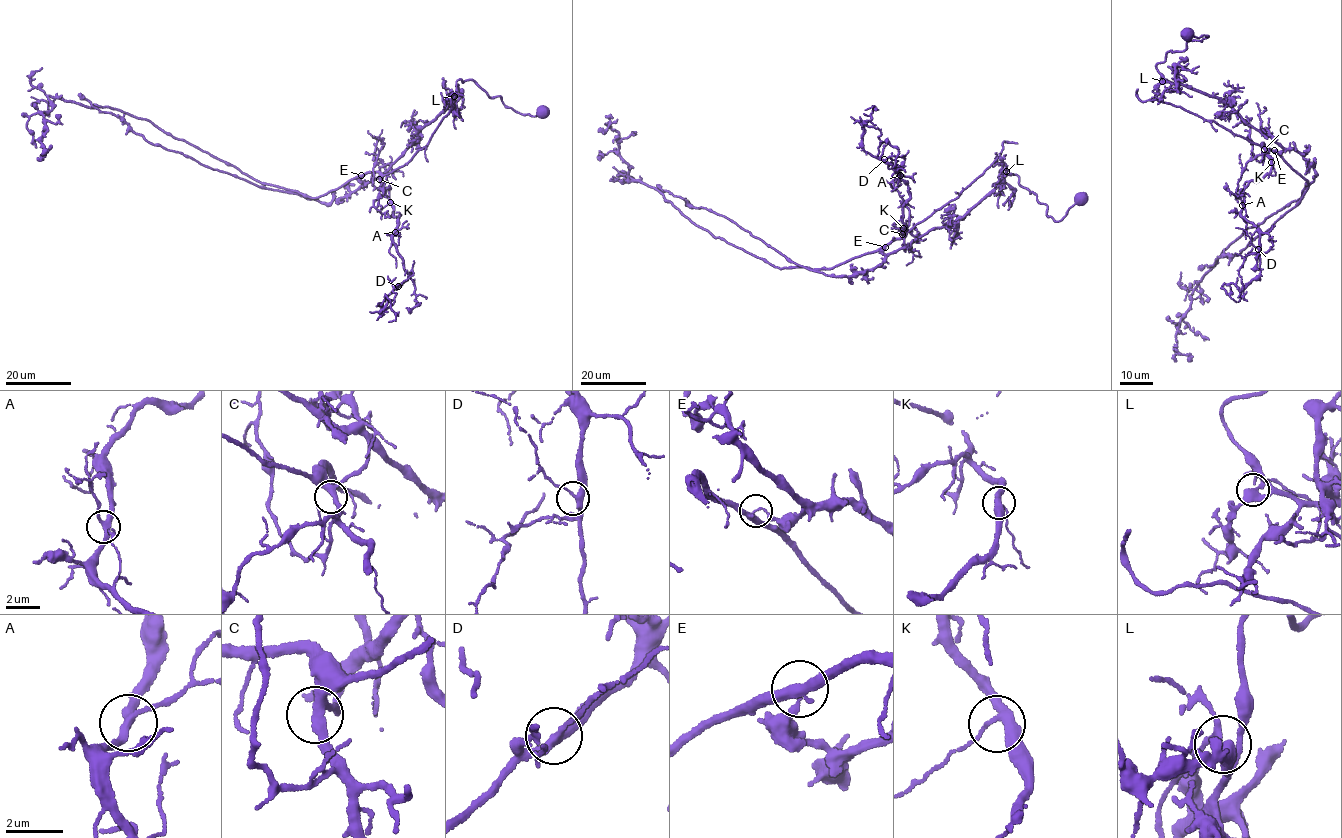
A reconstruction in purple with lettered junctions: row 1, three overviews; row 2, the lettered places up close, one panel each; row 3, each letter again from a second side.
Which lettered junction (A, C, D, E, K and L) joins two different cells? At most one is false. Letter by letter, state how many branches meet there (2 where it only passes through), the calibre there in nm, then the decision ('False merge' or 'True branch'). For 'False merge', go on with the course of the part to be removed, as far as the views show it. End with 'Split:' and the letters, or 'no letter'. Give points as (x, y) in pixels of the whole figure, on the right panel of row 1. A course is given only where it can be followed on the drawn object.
A: Branches: 3. Thickness 280 nm. True branch
C: Branches: 3. Thickness 320 nm. True branch
D: Branches: 3. Thickness 280 nm. True branch
E: Branches: 3. Thickness 280 nm. False merge. Course of the part to remove: (1274, 150), (1308, 182), (1303, 197), (1235, 239), (1193, 289), (1175, 338), (1177, 354), (1191, 361)
K: Branches: 3. Thickness 260 nm. True branch
L: Branches: 3. Thickness 360 nm. True branch
Split: E

